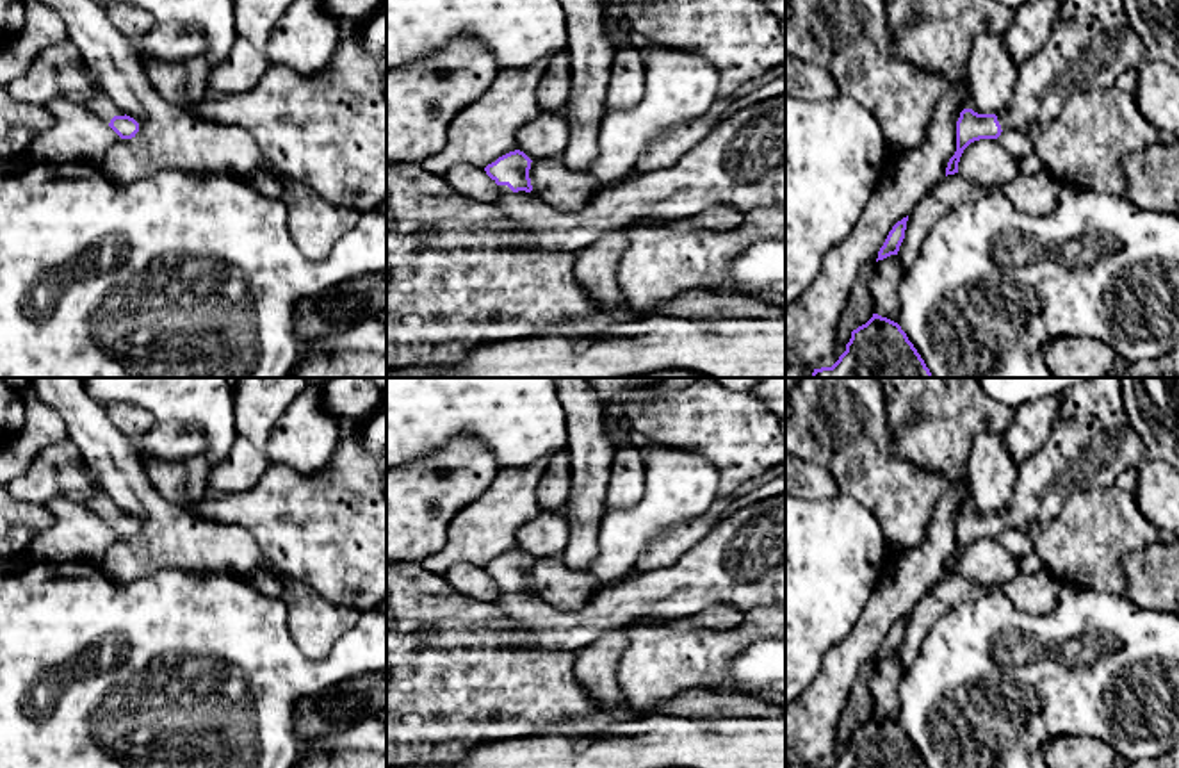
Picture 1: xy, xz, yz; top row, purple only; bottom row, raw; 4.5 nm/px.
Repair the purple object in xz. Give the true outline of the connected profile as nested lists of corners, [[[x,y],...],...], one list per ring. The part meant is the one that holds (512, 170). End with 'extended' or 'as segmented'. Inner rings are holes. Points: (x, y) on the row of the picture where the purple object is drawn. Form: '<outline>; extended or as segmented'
[[[785,93],[736,110],[714,125],[679,162],[643,171],[634,180],[607,184],[575,212],[536,201],[531,192],[531,162],[524,151],[515,150],[484,167],[499,185],[493,205],[515,225],[515,244],[522,248],[577,255],[600,235],[627,228],[641,217],[689,219],[720,203],[744,214],[785,207]]]; extended

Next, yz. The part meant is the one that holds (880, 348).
[[[873,317],[851,331],[846,351],[832,367],[814,369],[812,378],[933,378],[901,326]]]; as segmented

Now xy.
[[[85,68],[89,82],[96,87],[96,94],[85,102],[103,123],[107,123],[121,139],[132,139],[139,132],[139,123],[123,114],[114,102],[98,87],[94,73]]]; extended

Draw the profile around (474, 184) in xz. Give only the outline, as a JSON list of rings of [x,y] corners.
[[[458,164],[442,178],[454,194],[467,200],[477,201],[481,205],[493,205],[499,200],[499,185],[486,175],[484,169]]]

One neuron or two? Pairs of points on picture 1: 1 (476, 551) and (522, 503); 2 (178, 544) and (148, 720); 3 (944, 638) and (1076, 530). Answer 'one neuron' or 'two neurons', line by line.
1: one neuron
2: two neurons
3: two neurons

